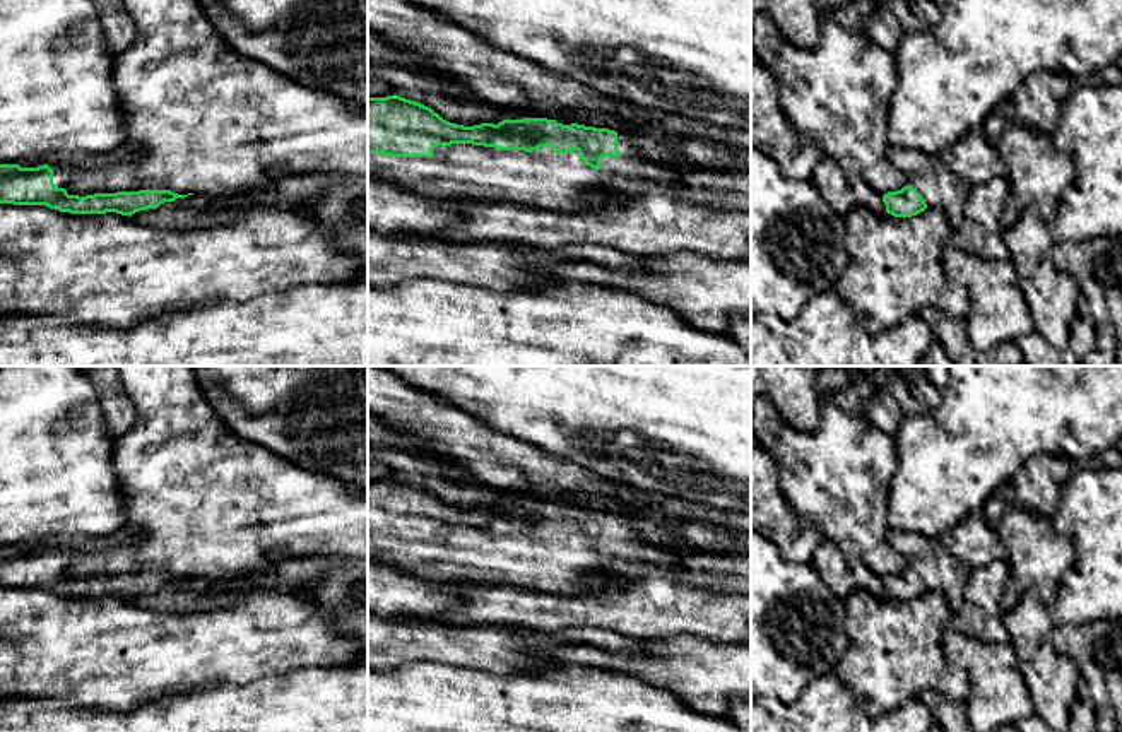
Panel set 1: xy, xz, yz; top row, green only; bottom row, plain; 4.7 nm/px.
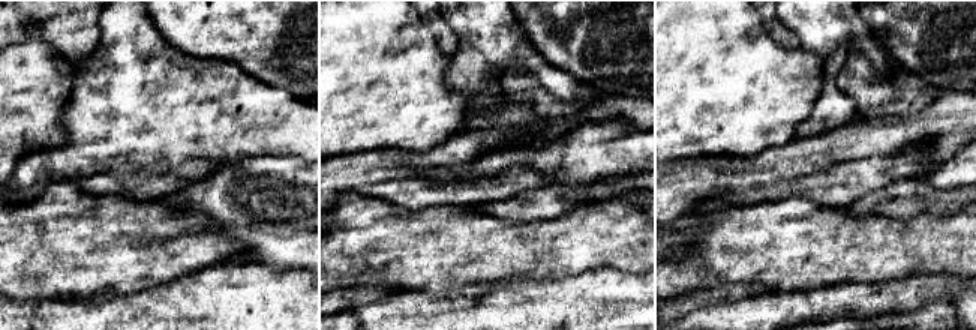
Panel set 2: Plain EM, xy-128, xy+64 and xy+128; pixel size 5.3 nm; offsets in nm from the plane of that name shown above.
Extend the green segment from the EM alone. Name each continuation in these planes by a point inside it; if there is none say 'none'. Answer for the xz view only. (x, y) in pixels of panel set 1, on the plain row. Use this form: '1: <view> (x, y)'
1: xz (541, 561)

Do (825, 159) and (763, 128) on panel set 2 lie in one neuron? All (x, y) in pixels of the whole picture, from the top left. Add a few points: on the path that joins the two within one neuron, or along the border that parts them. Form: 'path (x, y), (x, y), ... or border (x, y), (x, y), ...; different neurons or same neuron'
border (793, 137), (783, 144), (756, 153); different neurons

